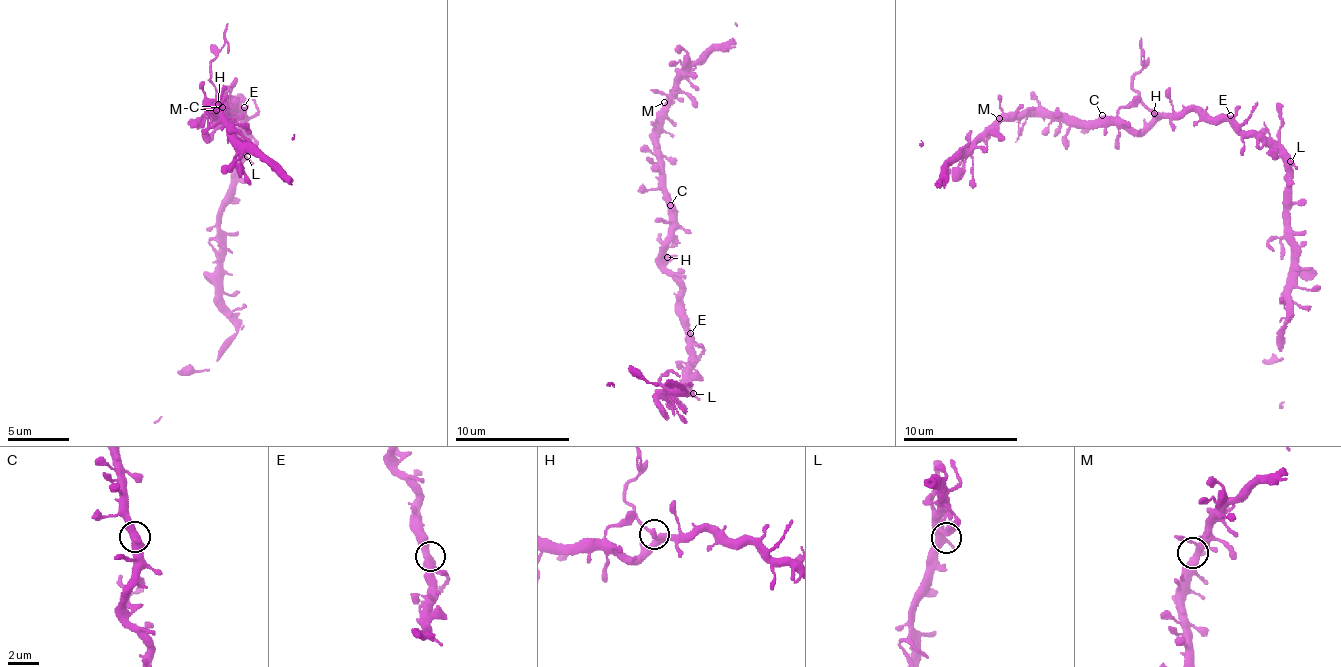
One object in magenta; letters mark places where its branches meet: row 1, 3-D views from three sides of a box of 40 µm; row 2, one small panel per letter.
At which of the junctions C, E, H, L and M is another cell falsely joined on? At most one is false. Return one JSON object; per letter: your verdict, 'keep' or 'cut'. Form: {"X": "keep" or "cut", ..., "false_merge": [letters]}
{"C": "keep", "E": "keep", "H": "cut", "L": "keep", "M": "keep", "false_merge": ["H"]}

